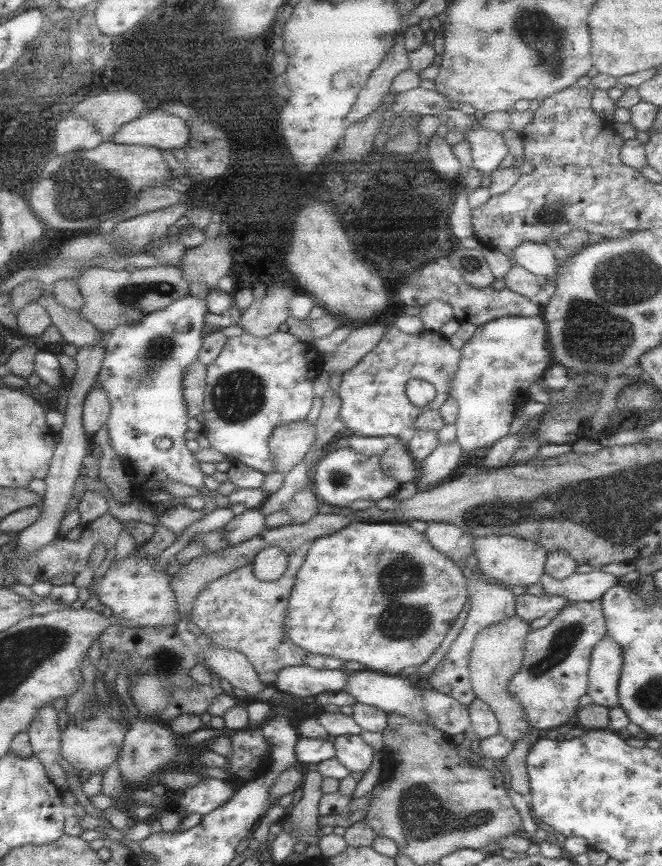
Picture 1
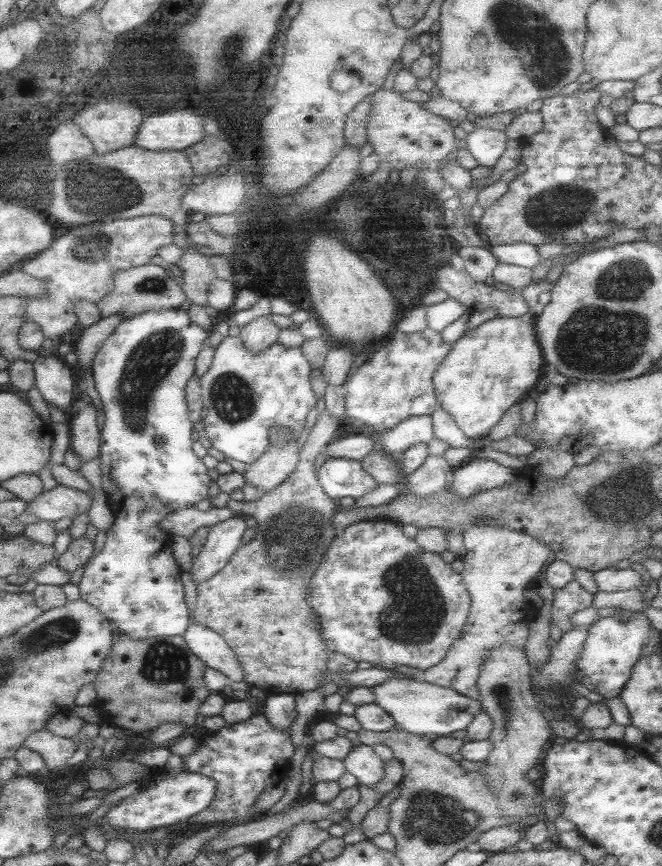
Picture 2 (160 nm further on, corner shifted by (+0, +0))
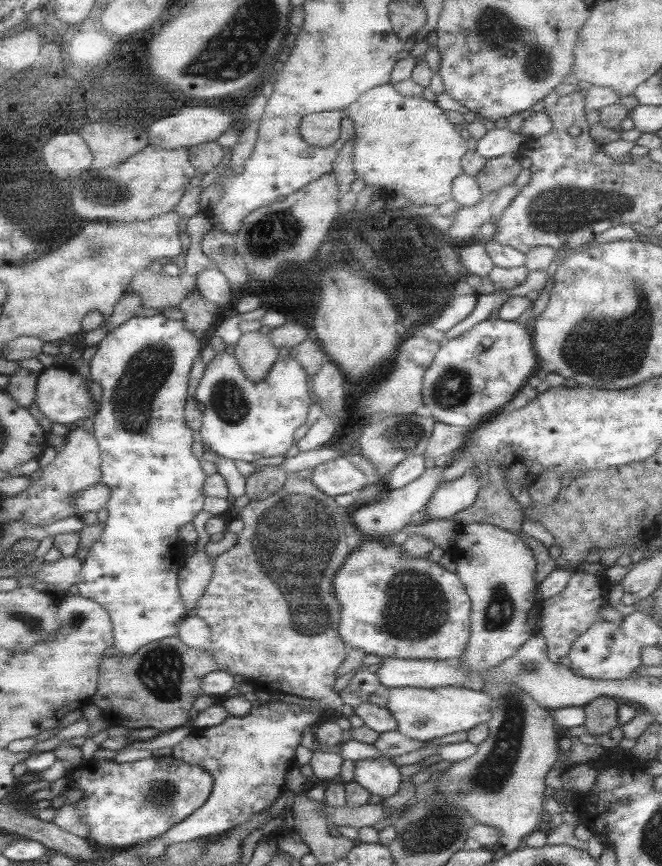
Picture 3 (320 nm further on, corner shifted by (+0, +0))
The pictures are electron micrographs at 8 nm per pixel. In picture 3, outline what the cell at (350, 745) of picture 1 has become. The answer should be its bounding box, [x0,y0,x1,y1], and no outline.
[352,755,401,801]

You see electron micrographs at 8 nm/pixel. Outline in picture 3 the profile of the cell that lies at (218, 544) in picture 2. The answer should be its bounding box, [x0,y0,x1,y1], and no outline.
[177,510,213,611]

